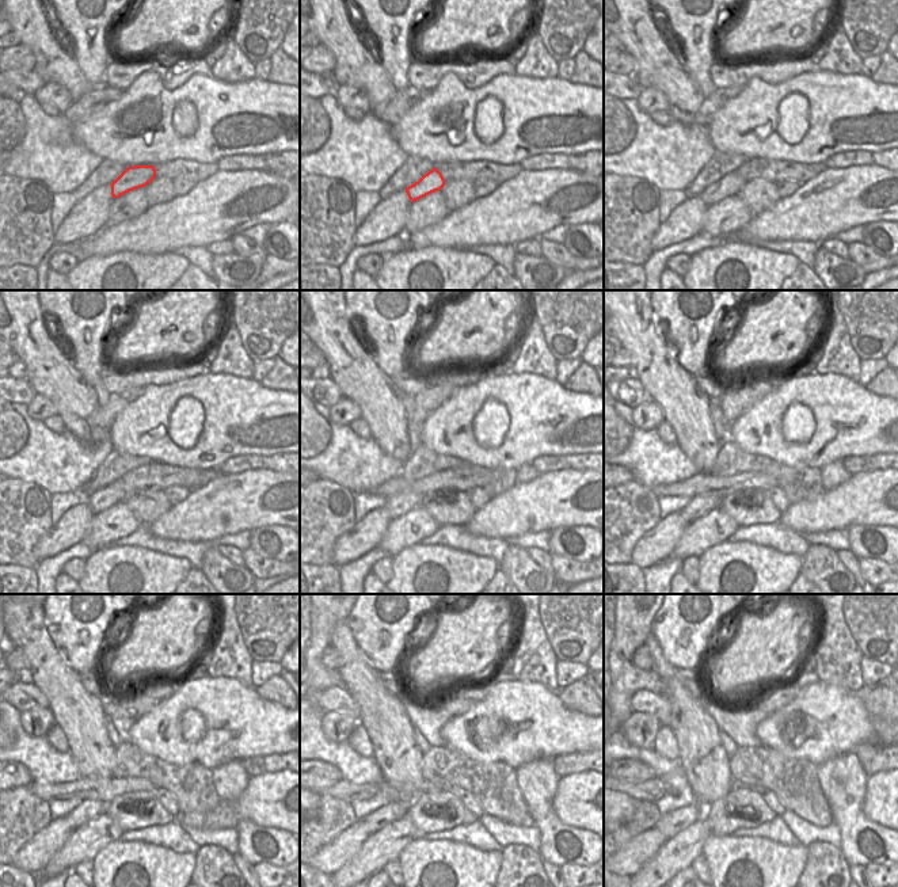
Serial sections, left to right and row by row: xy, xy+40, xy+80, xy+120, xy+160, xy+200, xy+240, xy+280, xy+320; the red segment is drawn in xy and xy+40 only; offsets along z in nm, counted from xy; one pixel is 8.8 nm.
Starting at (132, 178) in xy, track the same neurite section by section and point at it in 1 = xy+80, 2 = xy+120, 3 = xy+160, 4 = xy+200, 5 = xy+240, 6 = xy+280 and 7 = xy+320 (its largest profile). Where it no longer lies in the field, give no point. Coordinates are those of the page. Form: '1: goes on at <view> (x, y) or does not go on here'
1: goes on at xy+80 (731, 183)
2: goes on at xy+120 (105, 498)
3: goes on at xy+160 (398, 505)
4: goes on at xy+200 (699, 506)
5: goes on at xy+240 (88, 810)
6: goes on at xy+280 (392, 811)
7: goes on at xy+320 (670, 823)

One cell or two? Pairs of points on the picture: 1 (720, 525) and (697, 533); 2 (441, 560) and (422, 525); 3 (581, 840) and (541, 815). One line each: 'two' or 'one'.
1: one
2: two
3: one

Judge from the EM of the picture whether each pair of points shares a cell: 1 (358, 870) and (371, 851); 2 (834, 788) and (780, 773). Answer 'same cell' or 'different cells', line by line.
1: same cell
2: different cells

